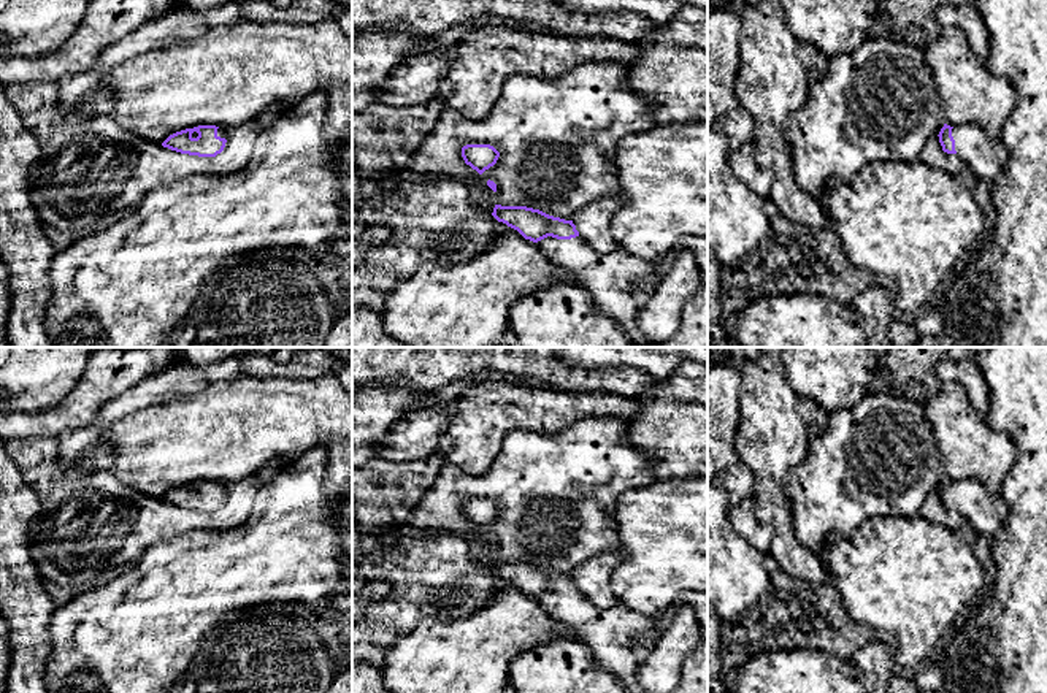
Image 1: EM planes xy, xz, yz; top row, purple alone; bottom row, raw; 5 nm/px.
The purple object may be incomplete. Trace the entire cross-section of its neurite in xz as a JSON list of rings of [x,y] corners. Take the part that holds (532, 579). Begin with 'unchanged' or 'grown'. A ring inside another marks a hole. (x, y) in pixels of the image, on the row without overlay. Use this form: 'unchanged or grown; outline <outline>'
grown; outline [[[495,560],[492,571],[498,577],[517,585],[525,595],[533,596],[552,618],[573,630],[576,633],[574,641],[590,649],[595,664],[611,672],[628,693],[649,693],[641,687],[636,674],[655,645],[650,636],[654,618],[620,603],[596,606],[579,590],[573,576],[554,572],[539,565]]]

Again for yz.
grown; outline [[[944,479],[938,492],[944,507],[957,509],[979,534],[988,538],[998,531],[1009,512],[1001,493],[988,492],[979,479]]]

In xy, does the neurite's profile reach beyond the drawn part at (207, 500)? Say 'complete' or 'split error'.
split error

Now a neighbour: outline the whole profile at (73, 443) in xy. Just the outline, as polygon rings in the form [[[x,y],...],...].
[[[86,428],[63,431],[57,436],[60,446],[60,466],[67,469],[82,468],[81,454],[92,447],[92,436]]]

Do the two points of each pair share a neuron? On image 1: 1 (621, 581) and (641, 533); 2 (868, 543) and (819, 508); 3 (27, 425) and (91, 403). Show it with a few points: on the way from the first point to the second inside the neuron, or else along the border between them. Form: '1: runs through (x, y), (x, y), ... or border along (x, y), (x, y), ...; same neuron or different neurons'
1: runs through (632, 570), (641, 560), (641, 544); same neuron
2: border along (887, 514), (833, 533), (820, 549); different neurons
3: runs through (43, 424), (75, 411); same neuron

